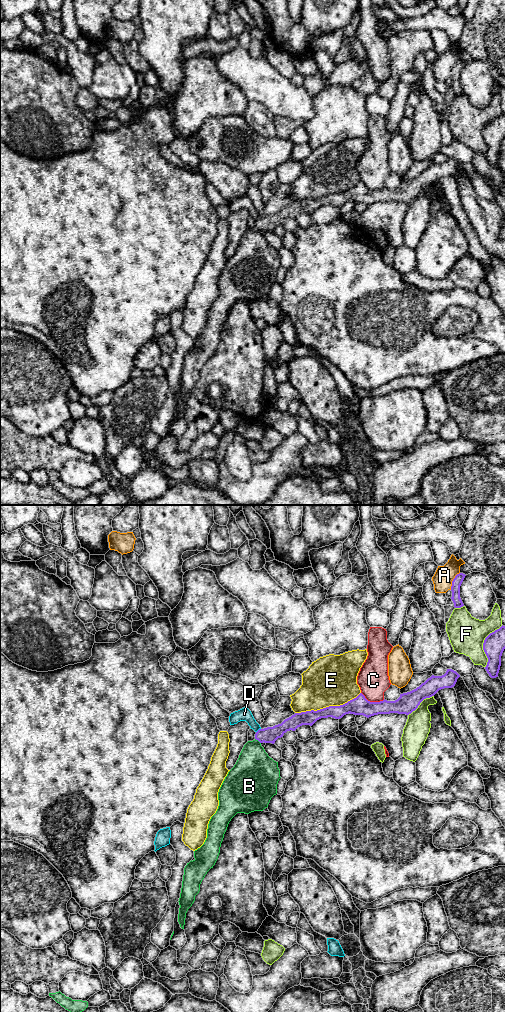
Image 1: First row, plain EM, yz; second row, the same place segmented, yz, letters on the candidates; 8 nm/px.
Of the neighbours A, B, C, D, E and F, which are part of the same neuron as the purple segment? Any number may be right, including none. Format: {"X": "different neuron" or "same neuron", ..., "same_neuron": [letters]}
{"A": "different neuron", "B": "same neuron", "C": "different neuron", "D": "different neuron", "E": "different neuron", "F": "different neuron", "same_neuron": ["B"]}

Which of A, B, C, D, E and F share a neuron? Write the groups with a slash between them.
A / B / C / D / E / F

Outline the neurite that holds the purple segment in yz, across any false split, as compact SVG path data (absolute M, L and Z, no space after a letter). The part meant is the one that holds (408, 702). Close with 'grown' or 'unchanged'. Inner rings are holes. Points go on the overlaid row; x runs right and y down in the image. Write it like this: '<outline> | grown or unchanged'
M447 669L442 676L432 675L416 689L400 694L395 701L370 702L360 693L356 698L340 706L329 706L317 711L295 713L281 724L259 729L253 741L248 741L234 765L225 777L219 792L219 806L211 817L204 844L194 851L194 860L184 868L179 898L178 922L184 929L188 909L200 891L200 884L207 872L215 865L228 824L237 813L249 814L263 811L277 794L280 777L278 762L268 756L261 744L274 744L287 731L295 731L302 725L312 726L321 718L340 719L346 714L363 715L367 718L378 714L406 714L415 711L420 703L434 696L439 690L455 686L460 675Z | grown

